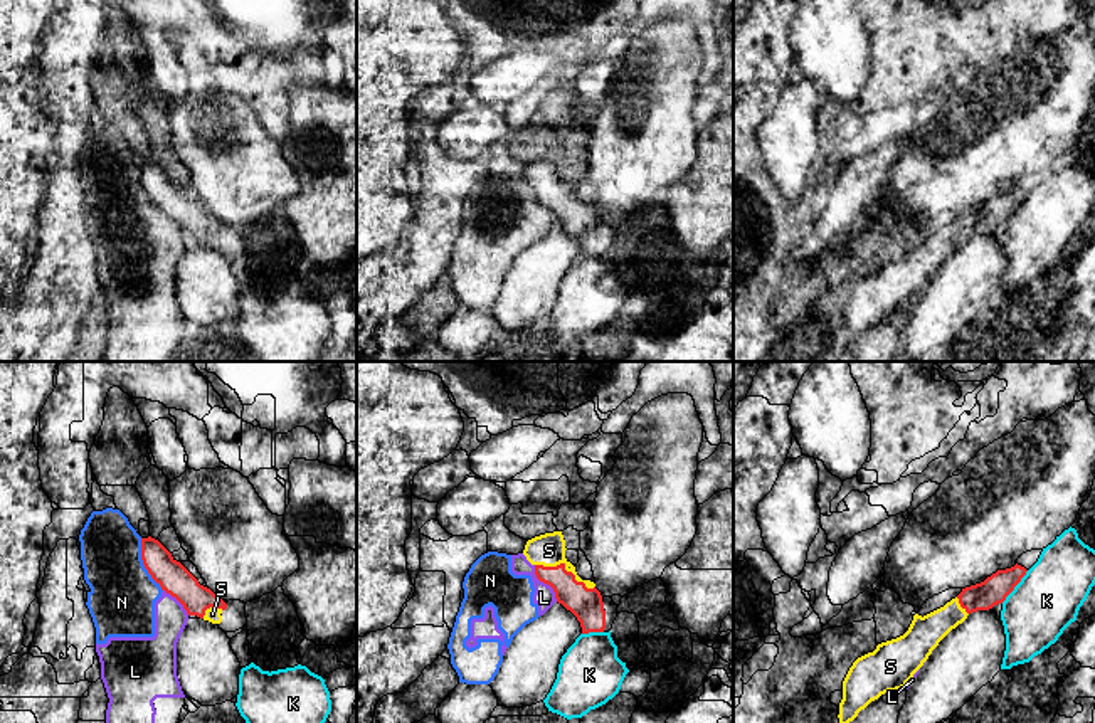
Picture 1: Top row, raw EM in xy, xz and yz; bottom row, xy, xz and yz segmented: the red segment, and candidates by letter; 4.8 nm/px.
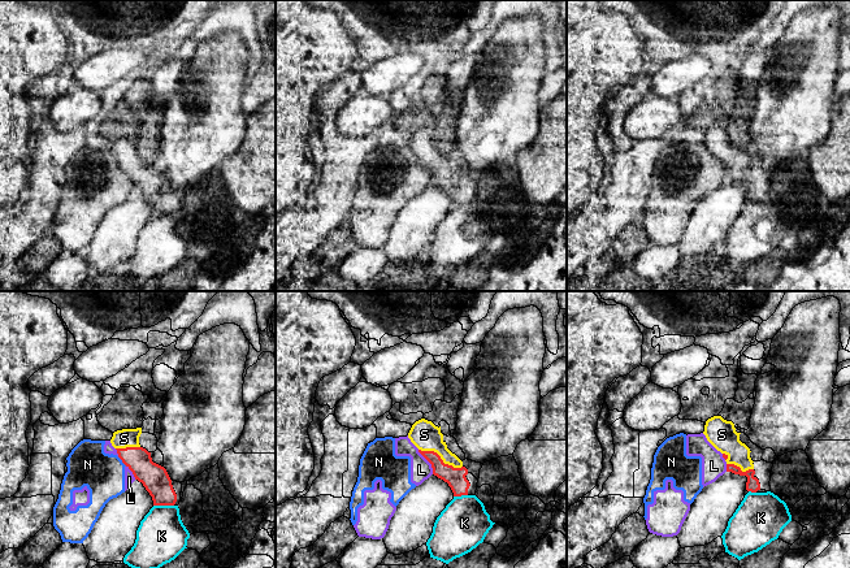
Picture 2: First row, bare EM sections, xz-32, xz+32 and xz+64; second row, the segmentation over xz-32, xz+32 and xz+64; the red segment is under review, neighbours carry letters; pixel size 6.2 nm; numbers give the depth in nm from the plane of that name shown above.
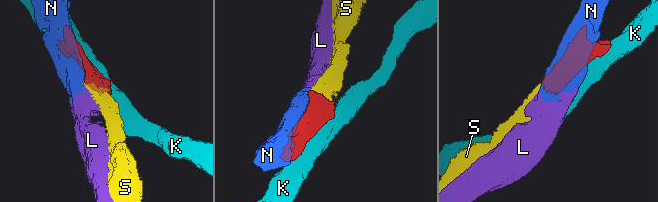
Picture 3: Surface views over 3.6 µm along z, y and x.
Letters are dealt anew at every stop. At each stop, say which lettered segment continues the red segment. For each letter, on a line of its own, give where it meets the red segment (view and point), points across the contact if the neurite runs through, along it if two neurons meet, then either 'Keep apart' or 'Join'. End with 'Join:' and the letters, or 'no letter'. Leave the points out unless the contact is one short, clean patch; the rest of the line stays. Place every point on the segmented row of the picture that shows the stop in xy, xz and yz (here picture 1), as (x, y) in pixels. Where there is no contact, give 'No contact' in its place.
K: Touches red at yz (1015, 585). Keep apart
L: Touches red at xz (545, 582). Boundary: xz (534, 565), (534, 574), (552, 589), (557, 601). Keep apart
N: Touches red at xy (143, 564). Keep apart
S: Touches red at xz (564, 569). Path across: xz (586, 604), (566, 584), (564, 569), (549, 550). Join
Join: S

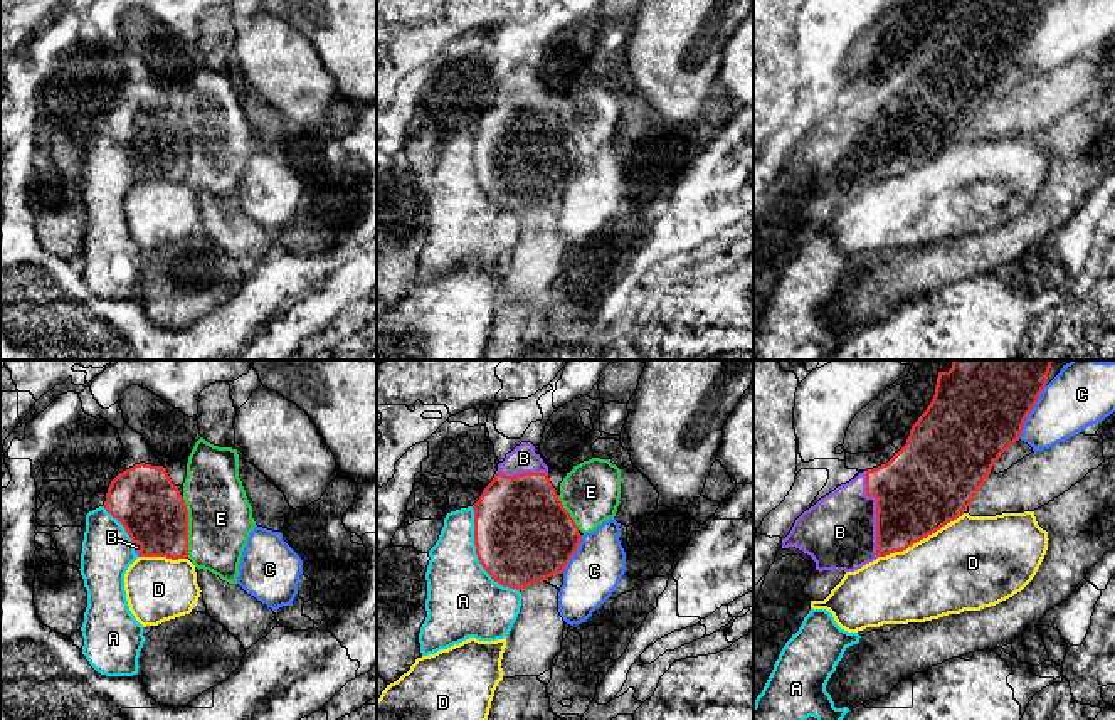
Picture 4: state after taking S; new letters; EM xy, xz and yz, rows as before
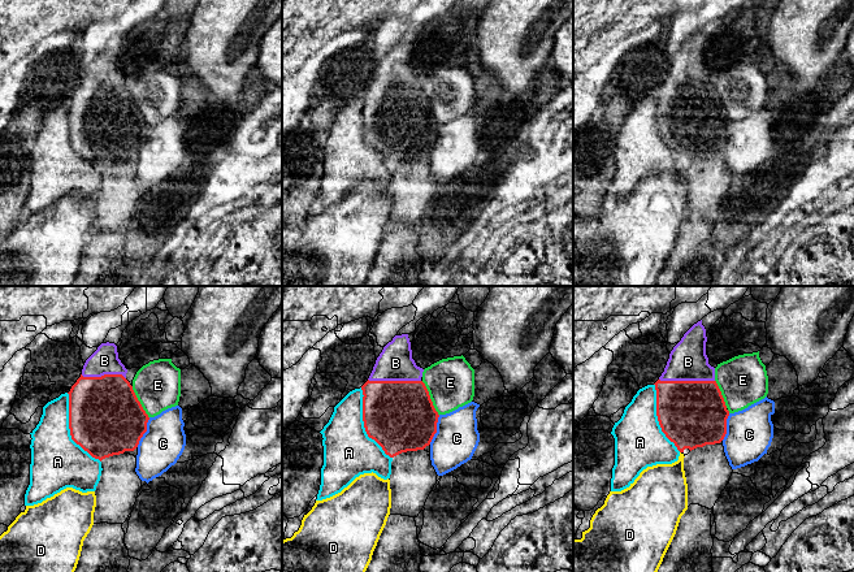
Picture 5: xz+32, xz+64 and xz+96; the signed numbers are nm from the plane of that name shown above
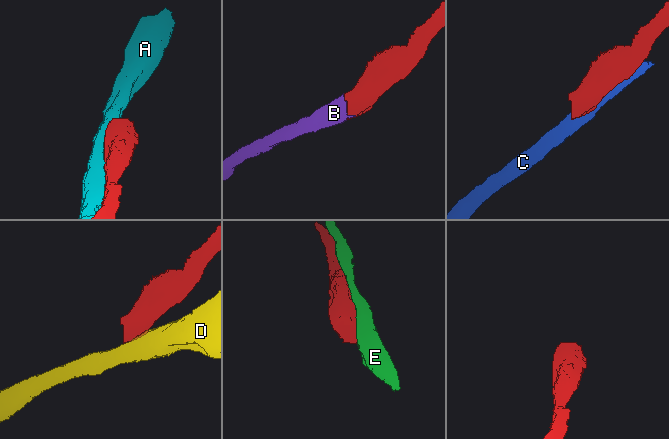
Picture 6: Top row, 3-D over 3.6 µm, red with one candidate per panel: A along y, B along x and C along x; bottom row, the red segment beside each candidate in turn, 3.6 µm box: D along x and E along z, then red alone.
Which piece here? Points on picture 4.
A: Touches red at xz (476, 554). Keep apart
B: Touches red at yz (877, 513). Join
C: Touches red at yz (1030, 411). Keep apart
D: Touches red at yz (920, 539). Keep apart
E: Touches red at xy (187, 527). Keep apart
Join: B

